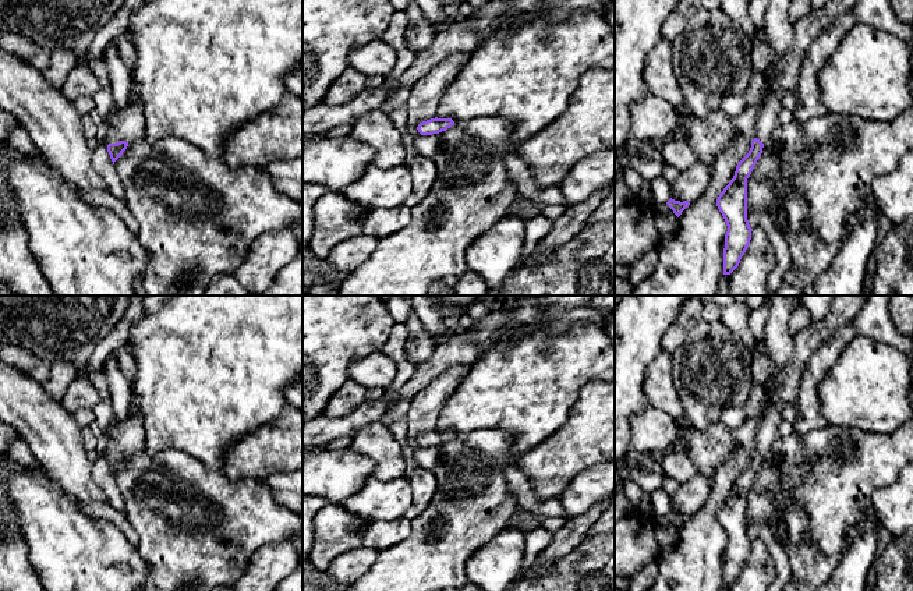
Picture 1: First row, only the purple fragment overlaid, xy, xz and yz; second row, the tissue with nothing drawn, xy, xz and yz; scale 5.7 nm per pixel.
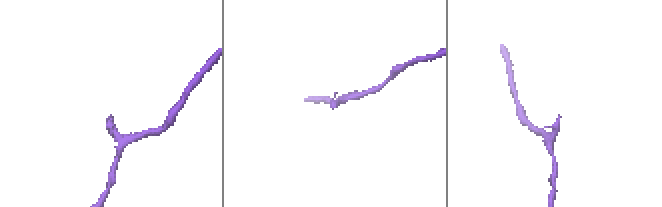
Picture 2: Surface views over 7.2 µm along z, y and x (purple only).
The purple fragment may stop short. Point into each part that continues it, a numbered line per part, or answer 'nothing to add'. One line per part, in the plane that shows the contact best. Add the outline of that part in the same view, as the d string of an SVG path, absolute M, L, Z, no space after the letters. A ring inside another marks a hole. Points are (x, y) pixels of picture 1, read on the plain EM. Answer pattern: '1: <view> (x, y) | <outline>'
1: xy (127, 436) | M134 408L123 422L114 420L105 432L109 436L109 456L120 453L130 456L144 449L144 425Z

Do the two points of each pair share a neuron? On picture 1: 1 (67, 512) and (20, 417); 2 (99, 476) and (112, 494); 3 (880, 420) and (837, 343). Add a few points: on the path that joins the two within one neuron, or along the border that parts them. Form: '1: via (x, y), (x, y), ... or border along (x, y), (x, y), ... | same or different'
1: border along (42, 466), (64, 491) | different
2: via (103, 480), (110, 489) | same
3: border along (856, 335), (823, 378) | different

